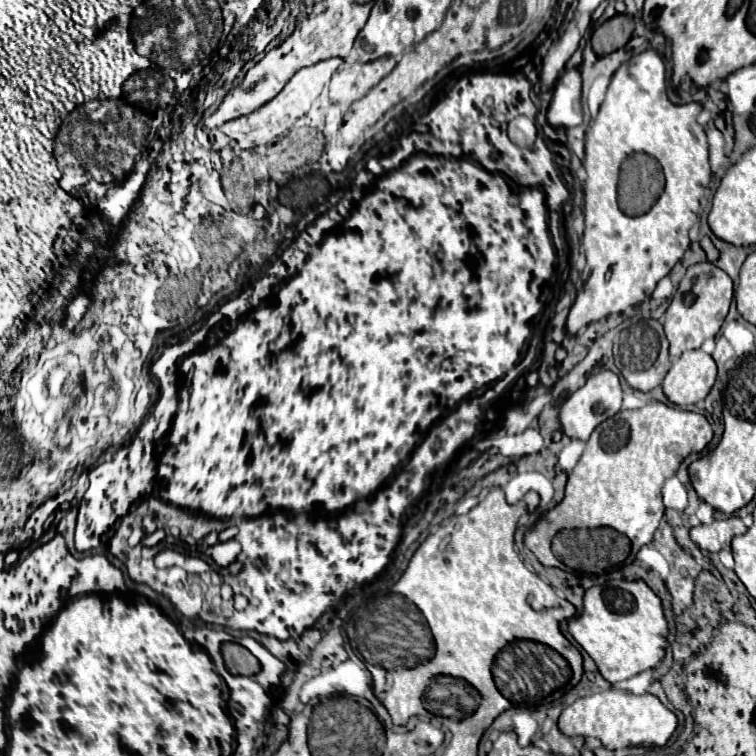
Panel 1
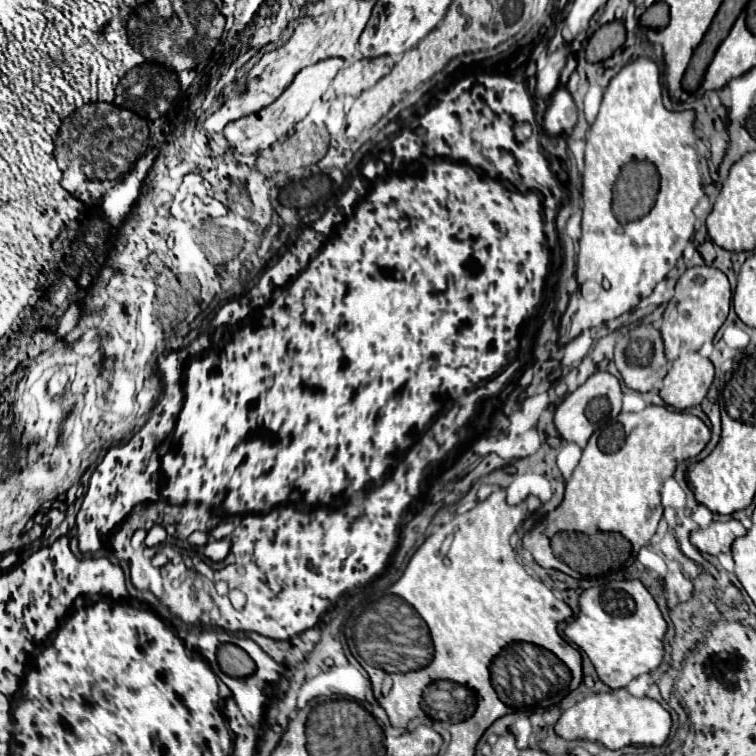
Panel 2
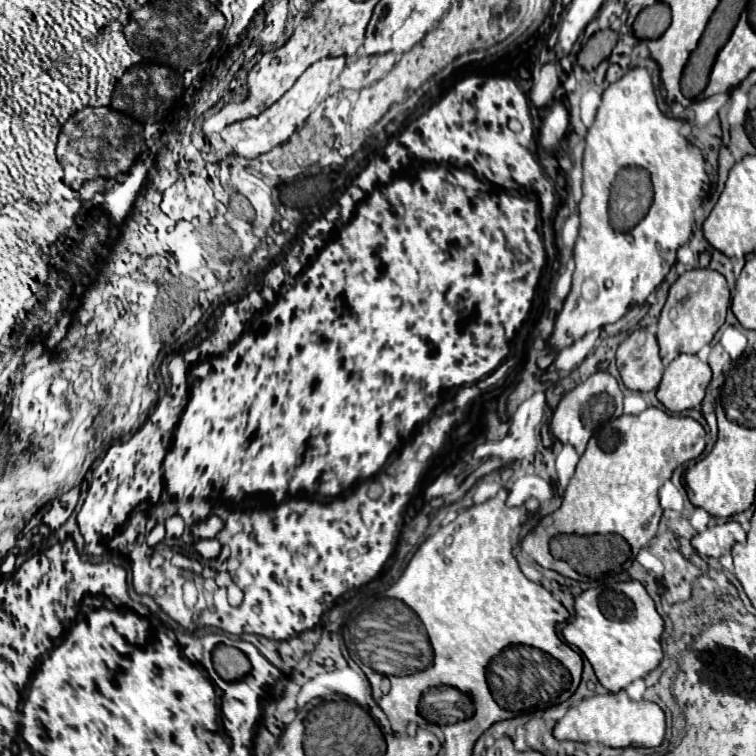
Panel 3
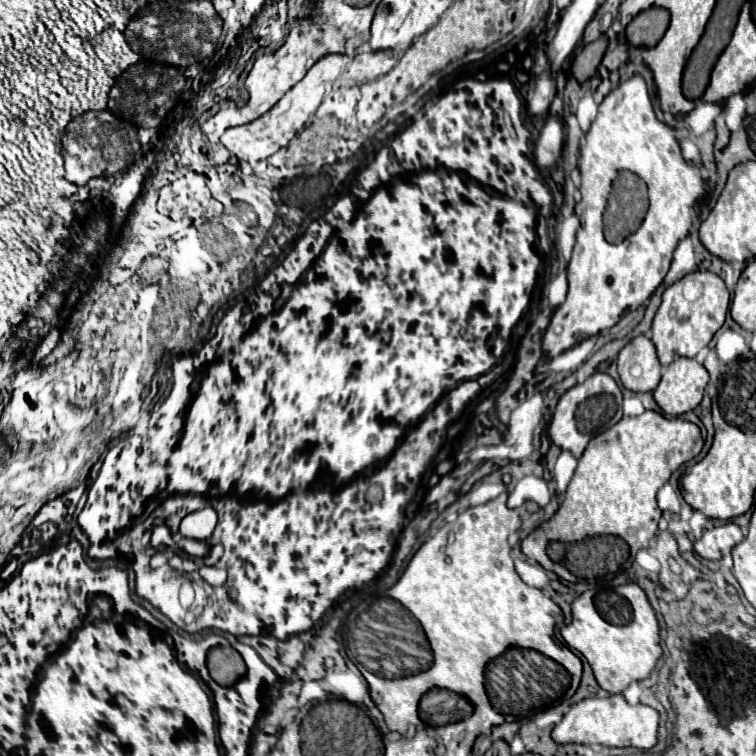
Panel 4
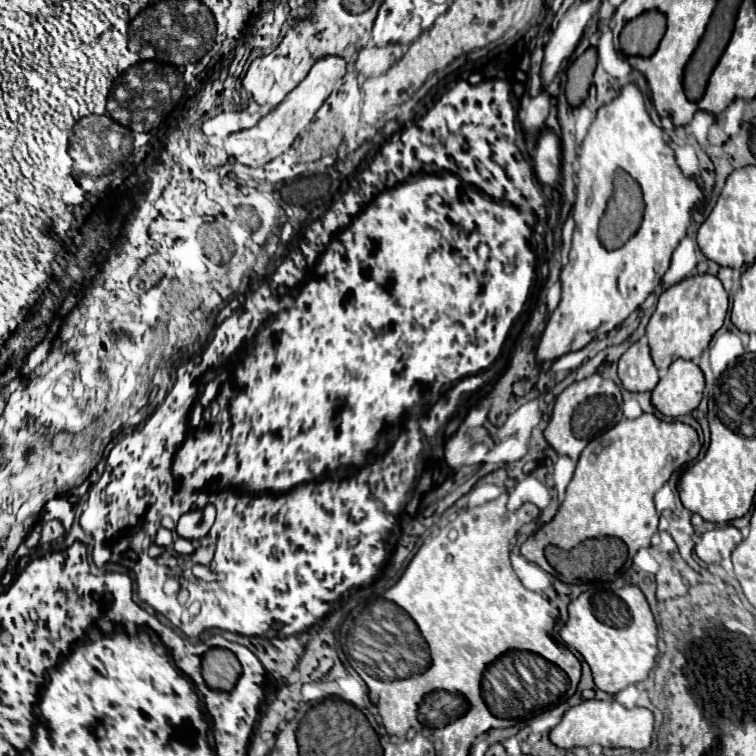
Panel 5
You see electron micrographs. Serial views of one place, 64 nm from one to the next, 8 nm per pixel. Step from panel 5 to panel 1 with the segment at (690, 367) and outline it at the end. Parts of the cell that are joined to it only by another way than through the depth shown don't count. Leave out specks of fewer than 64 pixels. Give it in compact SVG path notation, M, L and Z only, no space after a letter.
M702 350L684 352L664 378L664 394L676 406L690 406L704 400L716 380L716 364Z

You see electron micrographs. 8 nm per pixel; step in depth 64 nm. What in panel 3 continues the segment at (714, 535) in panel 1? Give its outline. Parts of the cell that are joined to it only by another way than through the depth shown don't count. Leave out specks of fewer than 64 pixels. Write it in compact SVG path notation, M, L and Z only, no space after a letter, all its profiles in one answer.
M734 520L726 522L726 524L718 524L712 526L700 534L696 534L692 538L692 546L696 548L696 552L700 556L710 556L710 558L720 558L730 554L730 548L736 542L744 542L746 540L746 532L742 530L742 526Z

